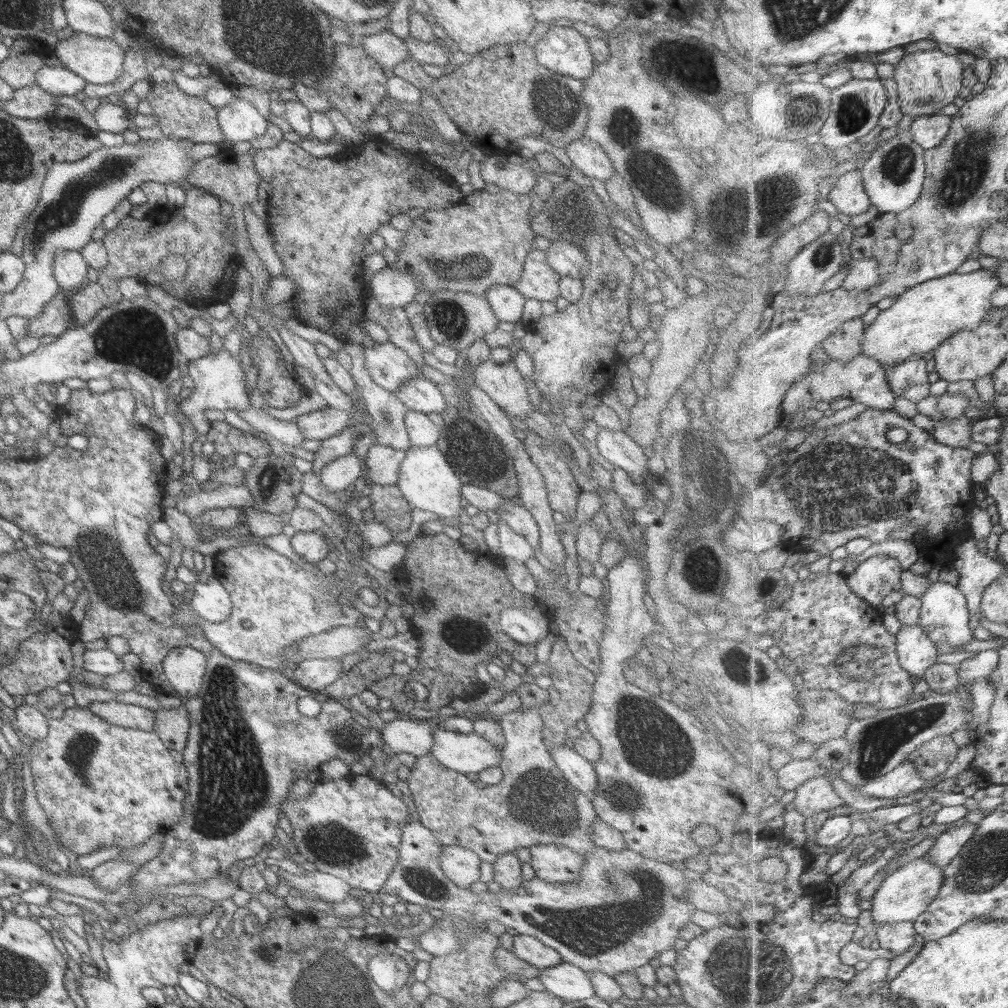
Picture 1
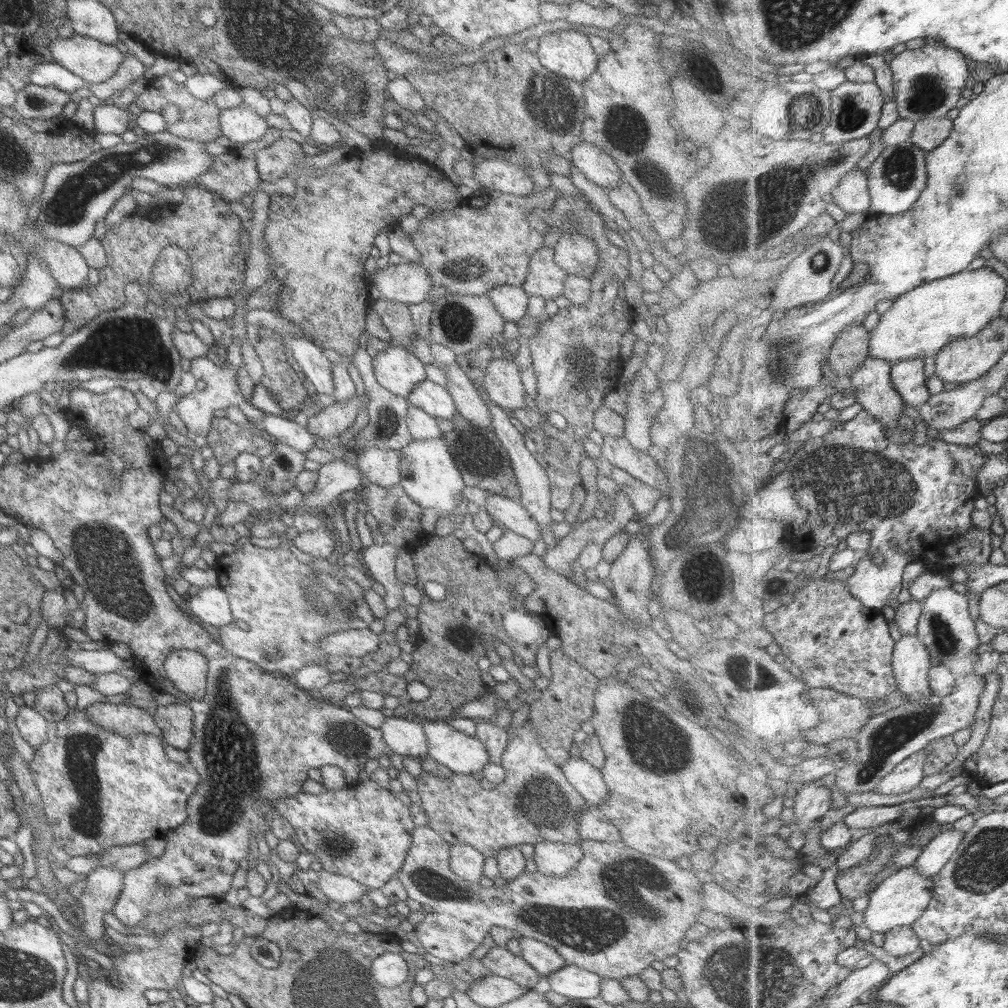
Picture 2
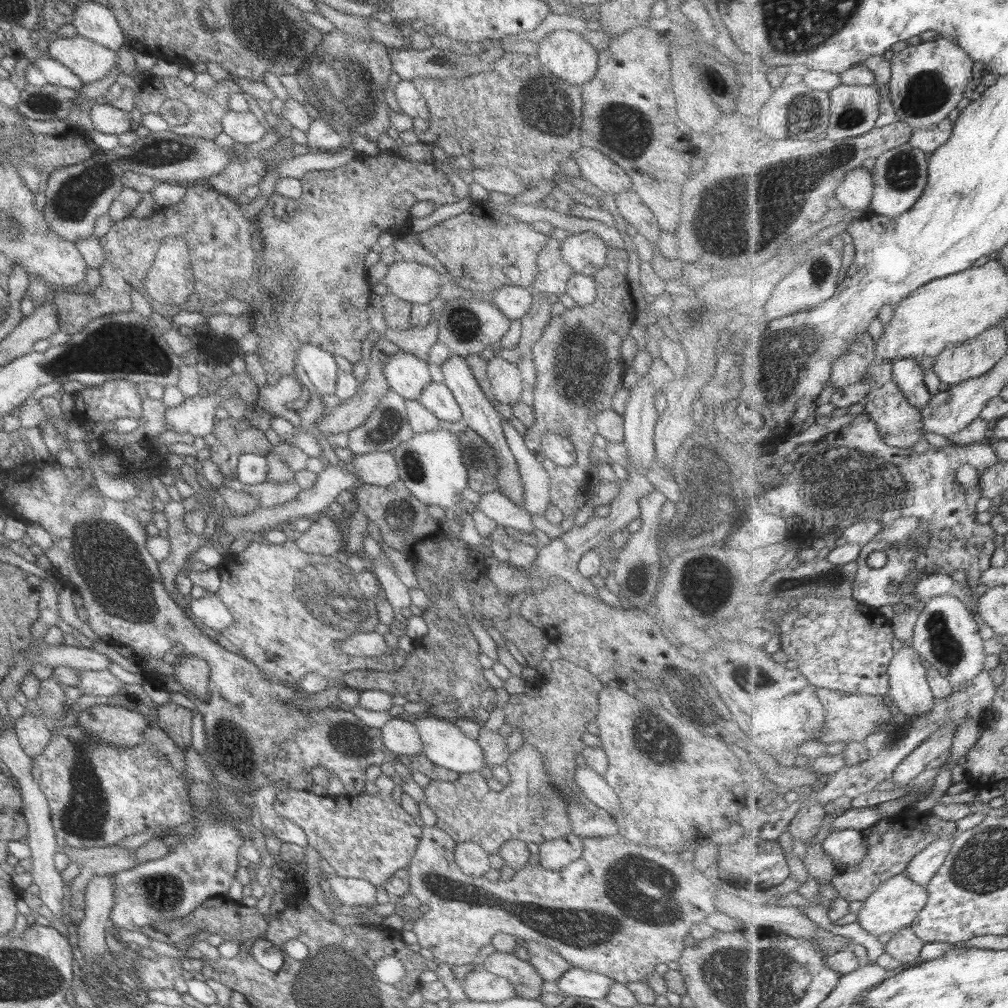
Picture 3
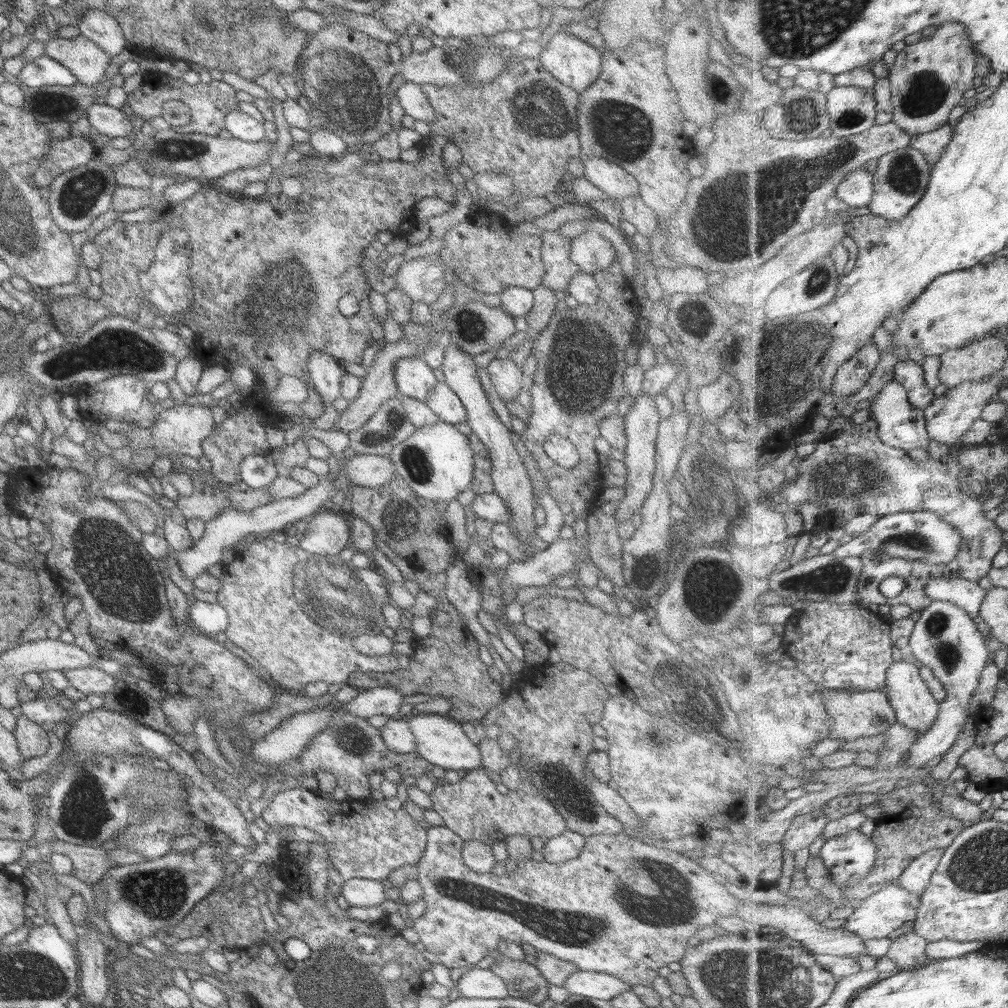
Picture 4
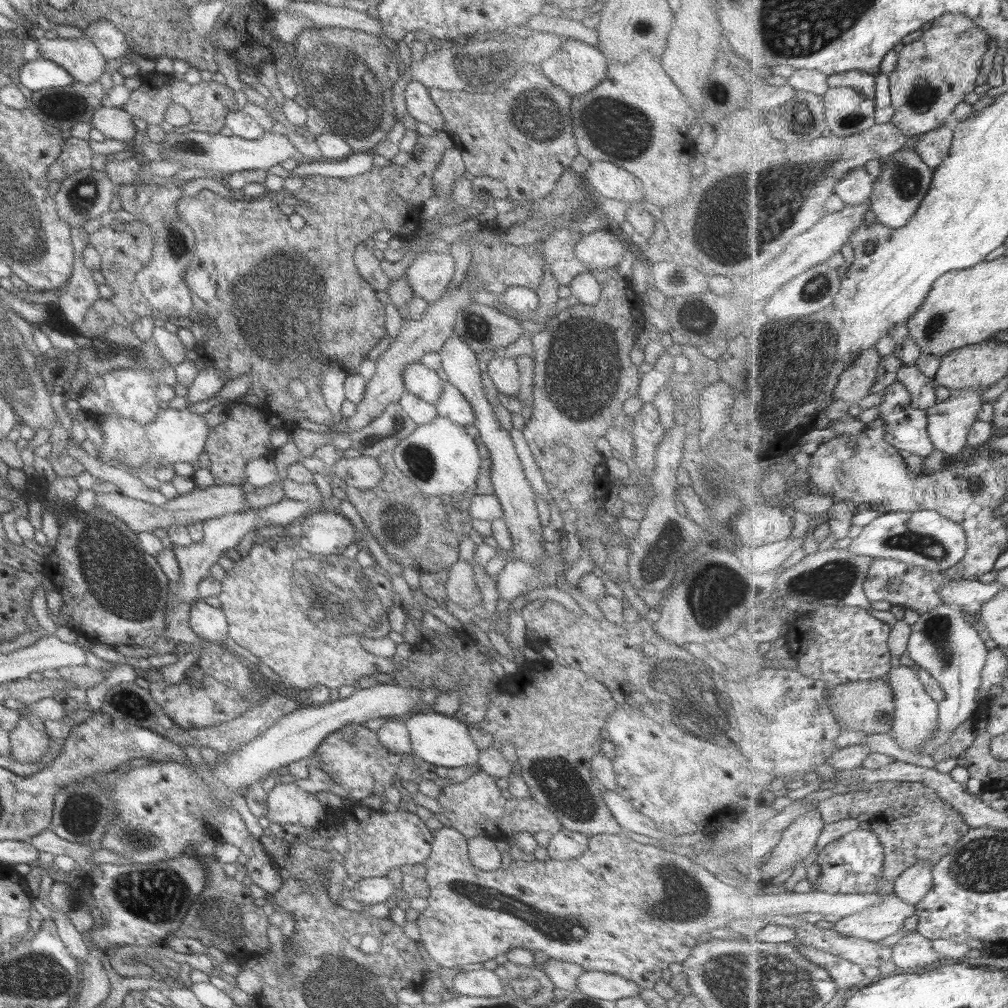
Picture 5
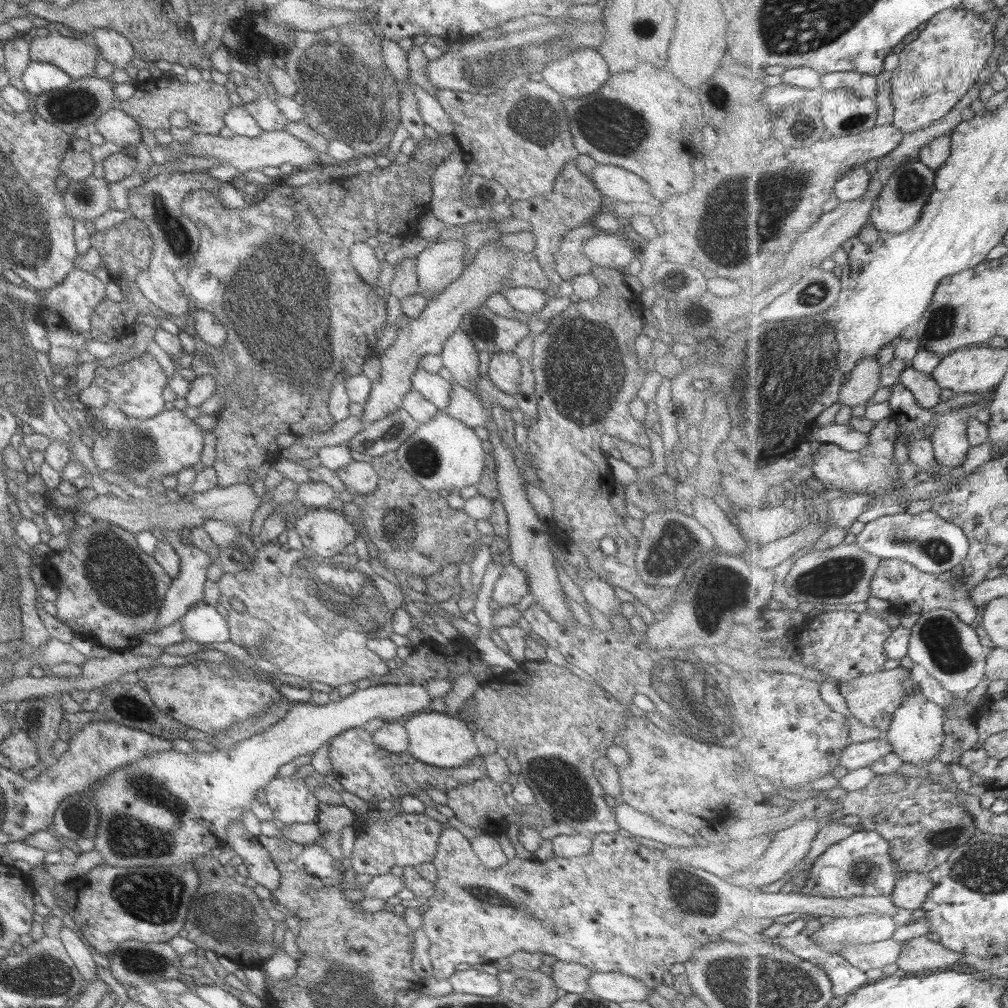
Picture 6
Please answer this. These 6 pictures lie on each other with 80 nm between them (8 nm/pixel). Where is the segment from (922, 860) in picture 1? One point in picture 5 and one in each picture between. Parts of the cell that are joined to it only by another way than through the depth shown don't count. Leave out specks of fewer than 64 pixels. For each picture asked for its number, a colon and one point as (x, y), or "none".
2: (900, 900)
3: (896, 905)
4: (881, 913)
5: (876, 923)

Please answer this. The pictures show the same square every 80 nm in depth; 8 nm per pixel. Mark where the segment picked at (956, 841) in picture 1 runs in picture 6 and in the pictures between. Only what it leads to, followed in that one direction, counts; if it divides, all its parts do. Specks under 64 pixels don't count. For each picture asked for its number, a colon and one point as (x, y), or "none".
2: (933, 857)
3: (924, 865)
4: (917, 877)
5: (912, 886)
6: (912, 891)

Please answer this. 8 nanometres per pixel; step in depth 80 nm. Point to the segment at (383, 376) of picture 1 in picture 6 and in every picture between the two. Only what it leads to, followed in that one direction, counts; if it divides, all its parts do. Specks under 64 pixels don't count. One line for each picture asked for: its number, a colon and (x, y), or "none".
2: (395, 369)
3: (405, 375)
4: (412, 378)
5: (423, 383)
6: (431, 387)

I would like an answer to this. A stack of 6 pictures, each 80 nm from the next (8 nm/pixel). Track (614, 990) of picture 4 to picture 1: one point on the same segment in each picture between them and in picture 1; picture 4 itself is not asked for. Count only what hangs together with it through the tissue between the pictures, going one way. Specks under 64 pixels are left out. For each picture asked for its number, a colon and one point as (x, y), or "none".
1: (567, 982)
2: (569, 981)
3: (574, 982)

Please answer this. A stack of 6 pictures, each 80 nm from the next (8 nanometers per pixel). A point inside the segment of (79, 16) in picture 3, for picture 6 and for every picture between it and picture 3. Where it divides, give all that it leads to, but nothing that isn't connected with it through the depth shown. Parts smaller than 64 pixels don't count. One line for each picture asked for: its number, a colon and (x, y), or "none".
4: (102, 29)
5: (112, 44)
6: (116, 49)

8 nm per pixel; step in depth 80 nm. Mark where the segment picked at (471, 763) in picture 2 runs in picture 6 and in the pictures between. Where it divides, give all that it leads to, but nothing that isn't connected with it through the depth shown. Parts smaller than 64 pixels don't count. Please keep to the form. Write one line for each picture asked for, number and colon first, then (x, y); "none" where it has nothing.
3: (442, 743)
4: (439, 740)
5: (440, 740)
6: (437, 739)

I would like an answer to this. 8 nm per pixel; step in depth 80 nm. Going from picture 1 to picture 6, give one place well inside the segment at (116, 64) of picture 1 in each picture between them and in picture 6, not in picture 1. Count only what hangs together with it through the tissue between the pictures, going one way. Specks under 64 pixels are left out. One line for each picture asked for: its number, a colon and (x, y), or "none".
2: (90, 60)
3: (88, 61)
4: (82, 58)
5: (84, 63)
6: (76, 58)

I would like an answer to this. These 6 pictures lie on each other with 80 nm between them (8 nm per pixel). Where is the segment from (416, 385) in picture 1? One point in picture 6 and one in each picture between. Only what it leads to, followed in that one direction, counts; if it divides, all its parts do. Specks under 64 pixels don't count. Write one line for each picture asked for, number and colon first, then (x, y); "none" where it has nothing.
2: (431, 398)
3: (435, 397)
4: (448, 408)
5: (451, 405)
6: (463, 406)

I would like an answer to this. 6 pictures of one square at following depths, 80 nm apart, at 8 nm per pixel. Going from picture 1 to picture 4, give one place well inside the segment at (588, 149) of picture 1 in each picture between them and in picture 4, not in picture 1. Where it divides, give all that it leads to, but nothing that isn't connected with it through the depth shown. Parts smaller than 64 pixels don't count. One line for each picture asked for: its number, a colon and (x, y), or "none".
2: (598, 167)
3: (595, 168)
4: (612, 181)

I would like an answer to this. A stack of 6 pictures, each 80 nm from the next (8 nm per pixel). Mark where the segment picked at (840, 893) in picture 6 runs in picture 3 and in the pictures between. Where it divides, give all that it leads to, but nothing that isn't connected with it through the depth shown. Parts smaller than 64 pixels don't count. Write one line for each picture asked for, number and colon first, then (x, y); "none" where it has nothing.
3: (844, 846)
4: (850, 857)
5: (854, 864)

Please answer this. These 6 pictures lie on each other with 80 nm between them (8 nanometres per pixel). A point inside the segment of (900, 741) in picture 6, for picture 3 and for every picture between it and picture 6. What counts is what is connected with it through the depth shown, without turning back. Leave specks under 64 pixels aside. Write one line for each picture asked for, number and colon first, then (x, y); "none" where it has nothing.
3: (910, 691)
4: (915, 706)
5: (916, 722)

